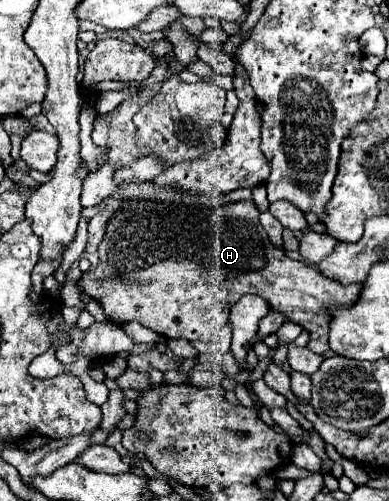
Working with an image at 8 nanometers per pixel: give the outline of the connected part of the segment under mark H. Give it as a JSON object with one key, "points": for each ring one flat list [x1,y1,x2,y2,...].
{"points":[[122,200,122,208,114,212,114,216,108,220,104,240,98,246,100,264,92,272,86,272,82,276,80,286,88,296,100,302,112,322,126,324,136,320,166,338,186,338,190,342,210,342,212,334,228,322,230,308,244,294,258,294,268,300,272,310,284,310,284,314,288,314,288,320,308,330,308,348,316,354,324,354,328,350,326,310,332,306,350,306,358,298,362,284,342,286,336,280,324,278,312,264,290,260,282,248,276,248,270,242,266,230,258,222,258,216,260,212,252,200,220,206,220,222,218,210,210,206,178,206,152,200]]}

